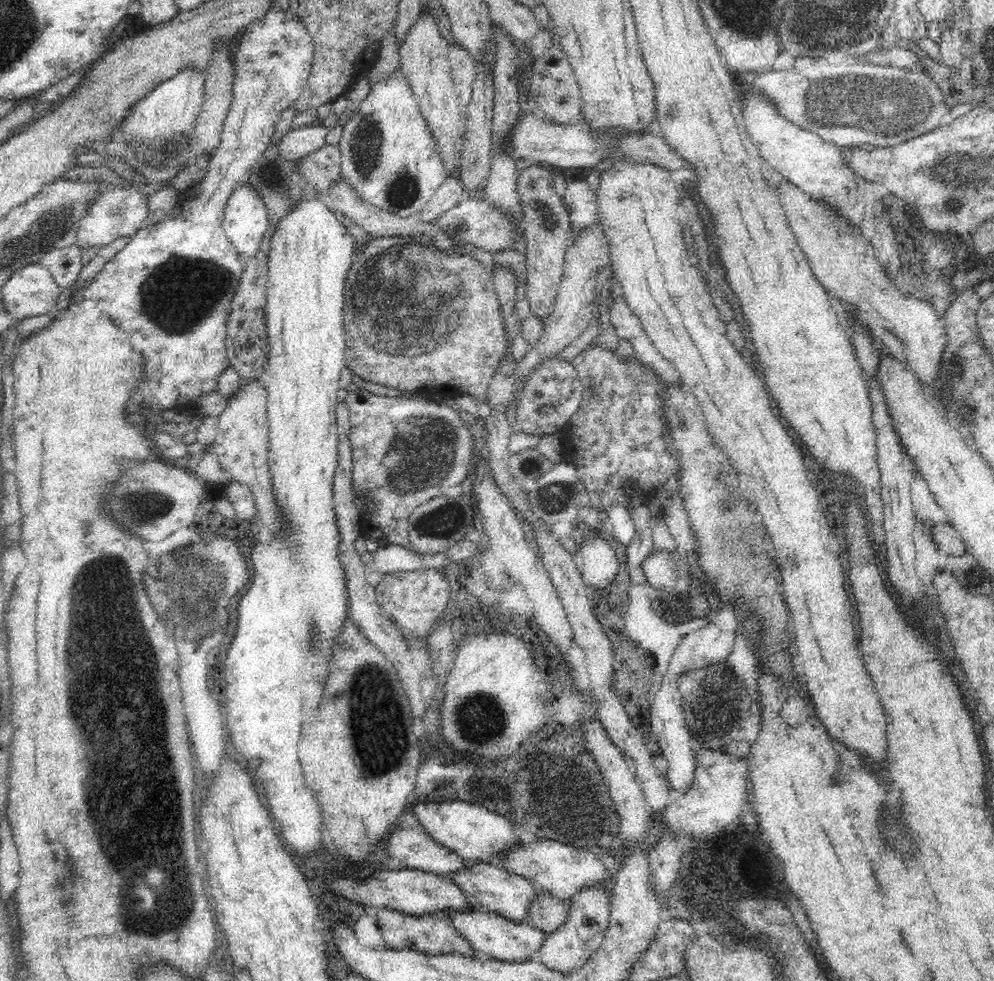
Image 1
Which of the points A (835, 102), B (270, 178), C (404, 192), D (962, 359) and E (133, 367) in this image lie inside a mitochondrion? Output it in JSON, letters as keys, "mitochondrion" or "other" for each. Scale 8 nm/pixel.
{"A":"mitochondrion","B":"mitochondrion","C":"mitochondrion","D":"mitochondrion","E":"mitochondrion"}

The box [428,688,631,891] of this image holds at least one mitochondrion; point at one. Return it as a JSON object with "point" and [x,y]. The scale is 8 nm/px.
{"point":[481,720]}

